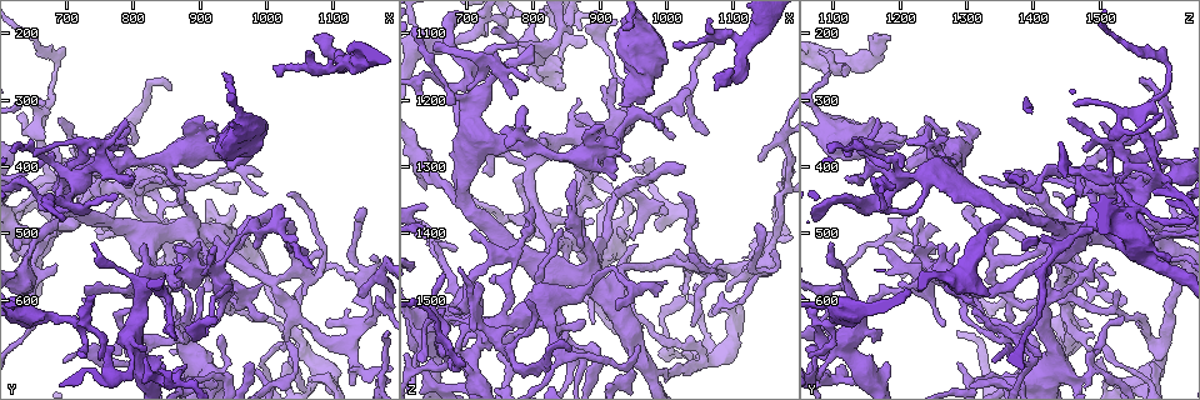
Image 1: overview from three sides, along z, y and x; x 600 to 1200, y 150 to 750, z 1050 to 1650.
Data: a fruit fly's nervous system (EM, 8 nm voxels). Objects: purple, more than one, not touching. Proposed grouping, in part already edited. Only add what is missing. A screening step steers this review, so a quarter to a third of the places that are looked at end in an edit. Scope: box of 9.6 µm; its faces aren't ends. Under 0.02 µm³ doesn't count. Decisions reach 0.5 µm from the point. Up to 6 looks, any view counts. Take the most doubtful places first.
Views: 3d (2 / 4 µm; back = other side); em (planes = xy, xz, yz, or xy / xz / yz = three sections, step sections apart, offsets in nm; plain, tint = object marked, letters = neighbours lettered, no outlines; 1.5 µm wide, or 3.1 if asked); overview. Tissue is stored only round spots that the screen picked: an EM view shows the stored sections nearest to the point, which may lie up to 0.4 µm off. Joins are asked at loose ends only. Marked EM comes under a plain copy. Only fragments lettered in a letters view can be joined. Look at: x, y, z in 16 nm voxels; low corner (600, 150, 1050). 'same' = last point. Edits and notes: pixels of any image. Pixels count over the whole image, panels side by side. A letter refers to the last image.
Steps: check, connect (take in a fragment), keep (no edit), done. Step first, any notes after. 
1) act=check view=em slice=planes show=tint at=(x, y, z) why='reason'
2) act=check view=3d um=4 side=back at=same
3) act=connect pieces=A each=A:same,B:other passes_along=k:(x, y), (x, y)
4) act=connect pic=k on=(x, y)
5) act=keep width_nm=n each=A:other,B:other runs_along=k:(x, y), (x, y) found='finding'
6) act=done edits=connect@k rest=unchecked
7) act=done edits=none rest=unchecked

act=check view=3d um=4 side=back at=(930, 350, 1210) why='thick end'

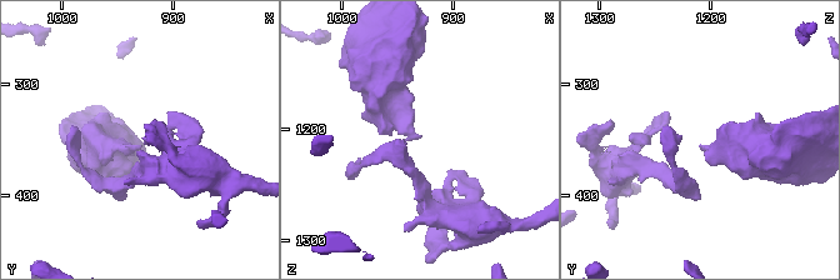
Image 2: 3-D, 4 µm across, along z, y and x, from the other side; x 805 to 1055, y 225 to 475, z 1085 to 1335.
act=check view=em slice=yz step=8 show=tint at=(930, 356, 1208) why='shape alone is not enough'

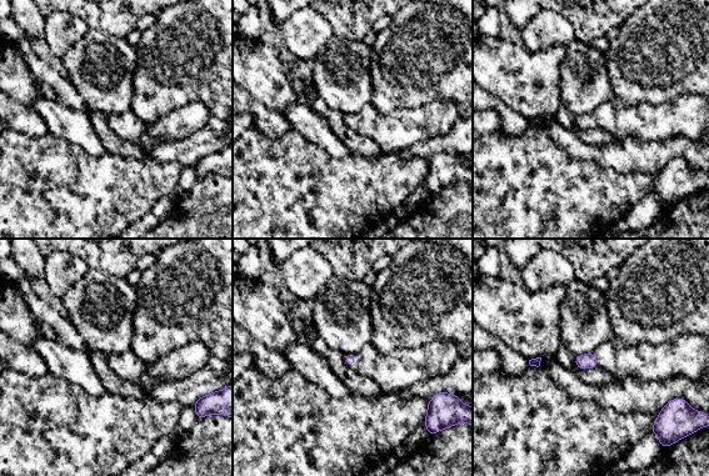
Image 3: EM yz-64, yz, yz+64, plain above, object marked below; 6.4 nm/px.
act=check view=em slice=planes show=letters at=same why='another direction'

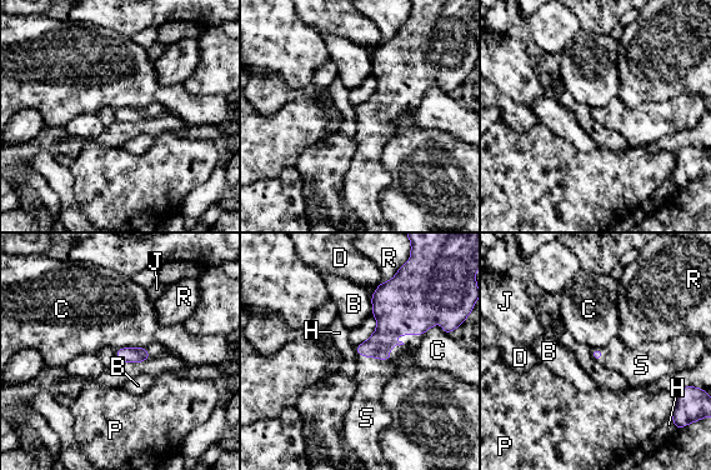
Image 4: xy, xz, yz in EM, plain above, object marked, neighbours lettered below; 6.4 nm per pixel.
act=connect pic=4 on=(372, 374) each=B:other,C:other,D:other,H:other,J:other,P:other,R:other,S:same passes_along=4:(390, 321), (374, 356), (372, 374) found='the cell continues'

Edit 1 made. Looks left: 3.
act=check view=overview

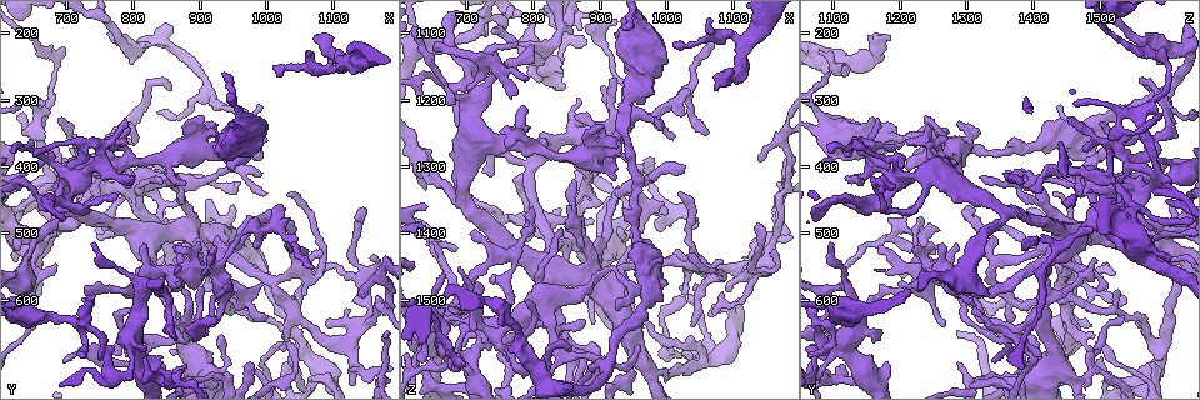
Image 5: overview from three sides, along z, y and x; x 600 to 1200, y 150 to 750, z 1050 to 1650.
act=check view=3d um=4 at=(755, 360, 1265) why='branch stops here'

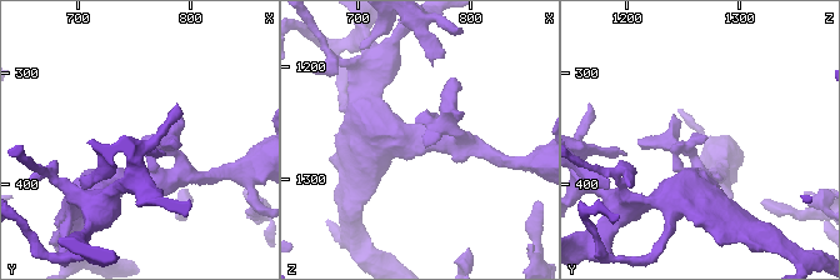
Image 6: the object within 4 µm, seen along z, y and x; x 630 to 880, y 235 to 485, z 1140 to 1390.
act=check view=em slice=planes show=letters at=(758, 360, 1270)

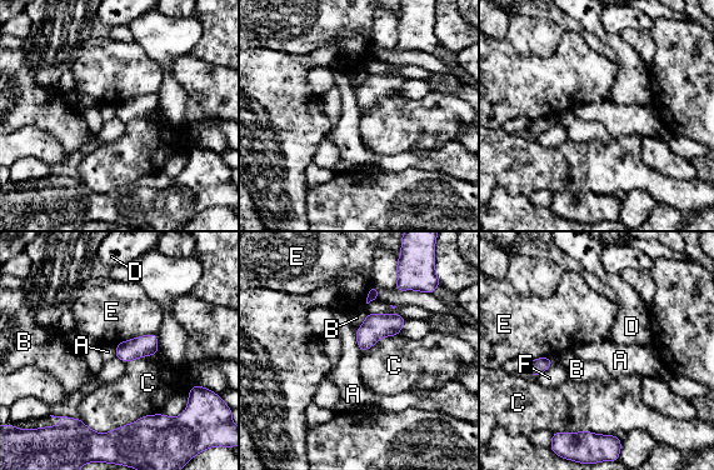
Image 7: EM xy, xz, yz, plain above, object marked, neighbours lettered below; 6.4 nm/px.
act=keep each=A:other,B:other,C:other,D:other,E:other,F:other border=7:(354, 331), (356, 345), (362, 350) found='none of them fits'

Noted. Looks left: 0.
act=done edits=connect@4 rest=unchecked

